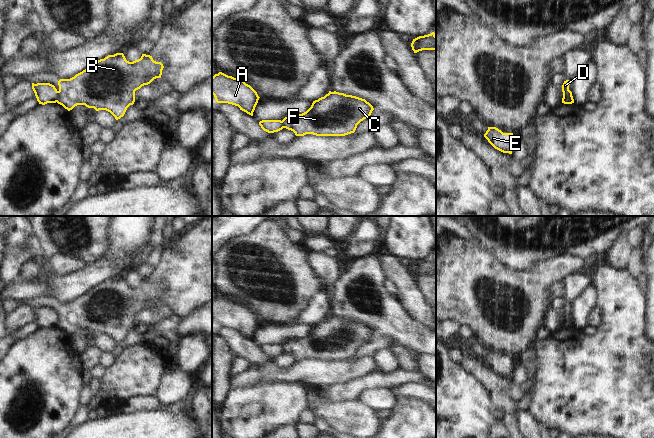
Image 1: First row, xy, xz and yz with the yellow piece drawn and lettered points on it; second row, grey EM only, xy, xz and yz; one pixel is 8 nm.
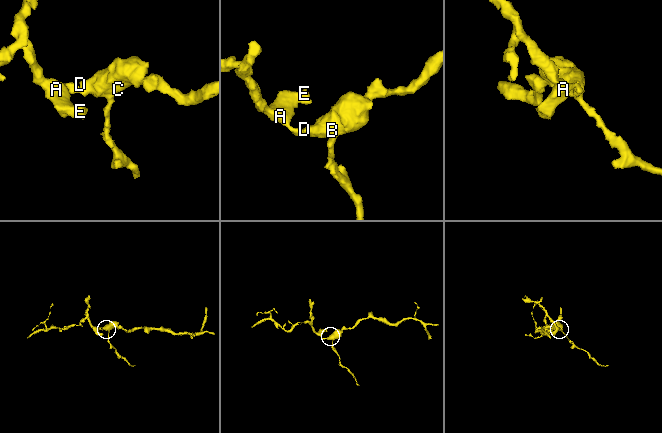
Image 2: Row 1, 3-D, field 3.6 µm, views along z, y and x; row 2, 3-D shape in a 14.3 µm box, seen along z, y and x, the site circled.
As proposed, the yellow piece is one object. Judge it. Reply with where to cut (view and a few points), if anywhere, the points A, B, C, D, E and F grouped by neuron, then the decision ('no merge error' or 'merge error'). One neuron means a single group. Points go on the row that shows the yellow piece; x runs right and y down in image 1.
cut xy (58, 91), (58, 99), (56, 101); groups A E / B C D F; merge error

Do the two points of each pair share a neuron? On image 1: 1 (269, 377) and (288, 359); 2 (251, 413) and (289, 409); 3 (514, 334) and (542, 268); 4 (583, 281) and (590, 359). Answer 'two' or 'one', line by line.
1: two
2: one
3: one
4: two

